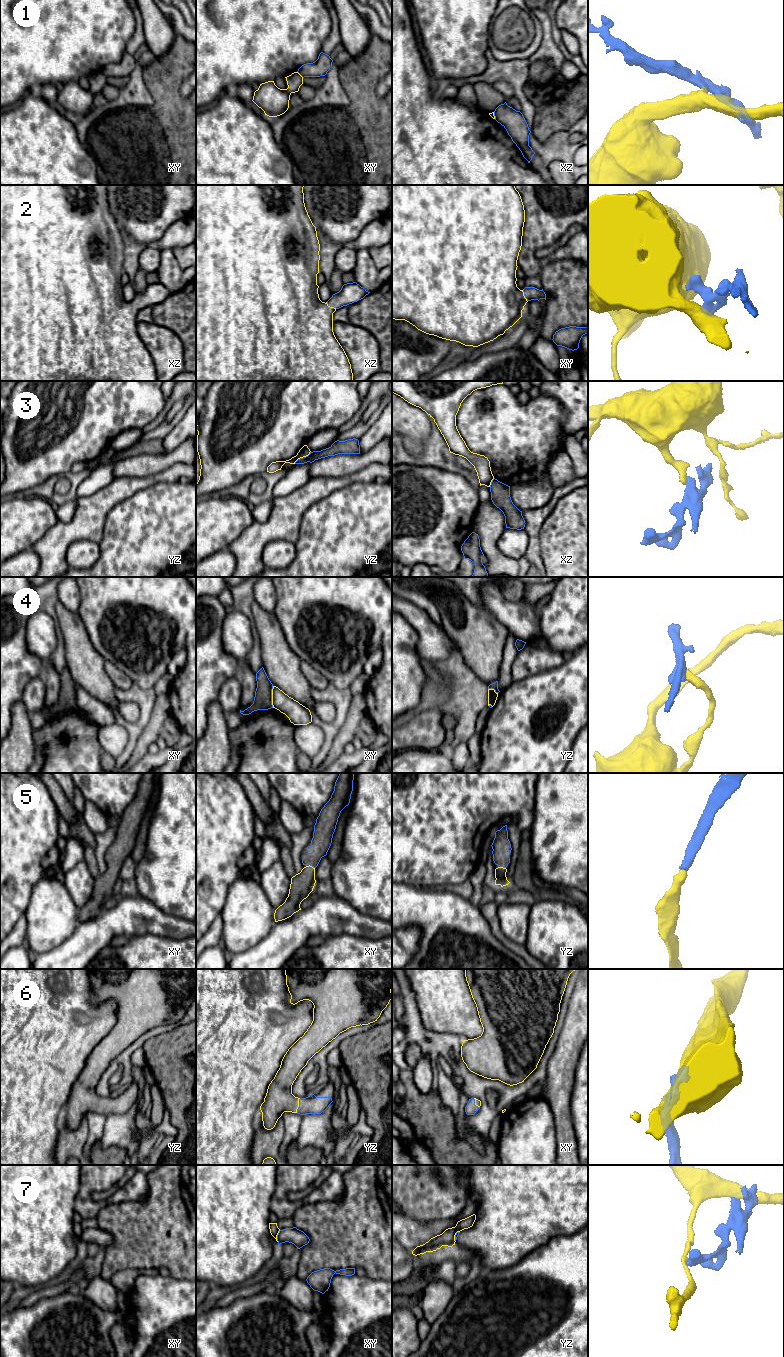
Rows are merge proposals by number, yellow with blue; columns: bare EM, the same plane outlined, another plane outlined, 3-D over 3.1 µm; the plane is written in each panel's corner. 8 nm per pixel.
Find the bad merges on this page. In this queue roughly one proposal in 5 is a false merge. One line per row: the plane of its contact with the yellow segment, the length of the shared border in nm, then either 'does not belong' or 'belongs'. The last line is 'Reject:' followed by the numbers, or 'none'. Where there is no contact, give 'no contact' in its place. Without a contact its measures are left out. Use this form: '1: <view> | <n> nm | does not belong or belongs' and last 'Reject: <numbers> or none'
1: xy | 80 nm | does not belong
2: xz | 100 nm | belongs
3: yz | 170 nm | does not belong
4: xy | 180 nm | does not belong
5: yz | 50 nm | belongs
6: yz | 120 nm | belongs
7: xy | 100 nm | does not belong
Reject: 1, 3, 4, 7

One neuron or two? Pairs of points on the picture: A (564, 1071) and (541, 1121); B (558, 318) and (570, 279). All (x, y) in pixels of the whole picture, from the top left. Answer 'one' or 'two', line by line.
A: two
B: one

